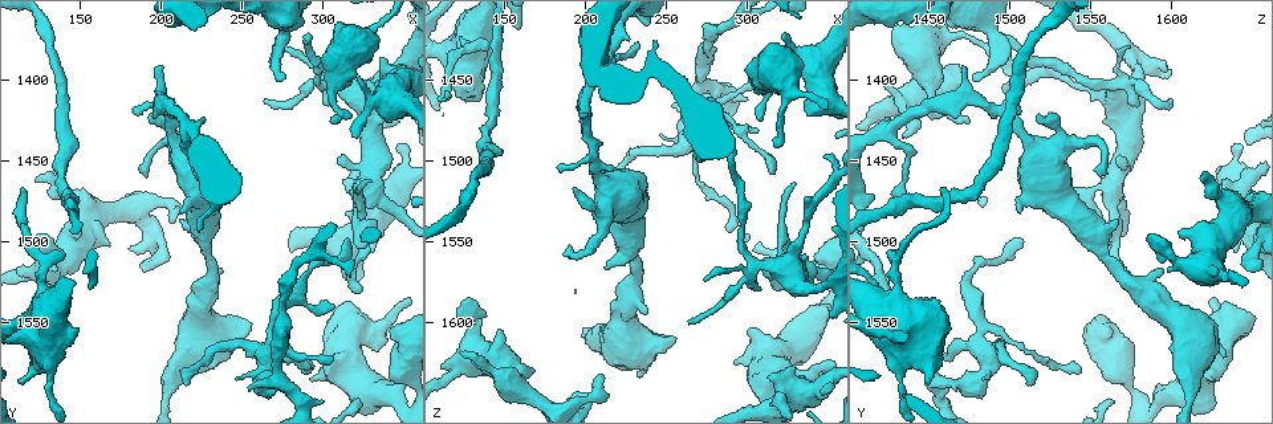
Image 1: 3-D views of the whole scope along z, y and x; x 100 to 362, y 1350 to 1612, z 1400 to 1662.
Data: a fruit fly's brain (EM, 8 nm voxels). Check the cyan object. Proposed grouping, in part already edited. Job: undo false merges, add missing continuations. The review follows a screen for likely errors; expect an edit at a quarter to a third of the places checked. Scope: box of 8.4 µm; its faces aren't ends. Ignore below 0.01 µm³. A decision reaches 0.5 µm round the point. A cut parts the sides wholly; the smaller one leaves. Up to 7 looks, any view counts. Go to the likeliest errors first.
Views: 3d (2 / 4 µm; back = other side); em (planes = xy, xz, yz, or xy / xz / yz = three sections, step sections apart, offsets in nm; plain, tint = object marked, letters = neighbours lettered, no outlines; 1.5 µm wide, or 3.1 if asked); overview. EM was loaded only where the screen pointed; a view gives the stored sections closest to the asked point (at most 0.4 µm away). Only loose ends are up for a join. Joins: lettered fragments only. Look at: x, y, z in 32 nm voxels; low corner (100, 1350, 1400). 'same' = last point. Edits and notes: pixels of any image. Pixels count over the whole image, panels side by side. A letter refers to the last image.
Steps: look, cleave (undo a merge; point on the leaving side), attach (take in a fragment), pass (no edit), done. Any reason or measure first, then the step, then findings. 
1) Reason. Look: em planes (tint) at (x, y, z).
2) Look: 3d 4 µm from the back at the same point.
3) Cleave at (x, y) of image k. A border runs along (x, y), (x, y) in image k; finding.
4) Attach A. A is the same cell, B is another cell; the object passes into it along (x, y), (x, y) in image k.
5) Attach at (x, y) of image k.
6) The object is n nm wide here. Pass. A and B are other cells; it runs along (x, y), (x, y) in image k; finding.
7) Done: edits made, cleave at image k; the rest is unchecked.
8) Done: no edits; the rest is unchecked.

Branch stops here. Look: 3d 2 µm at (276, 1400, 1478).

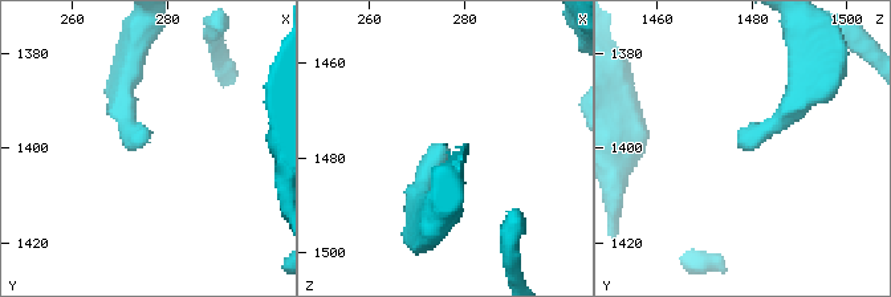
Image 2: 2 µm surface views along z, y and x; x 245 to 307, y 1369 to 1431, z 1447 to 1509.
Look: em planes (letters) at (277, 1399, 1478).

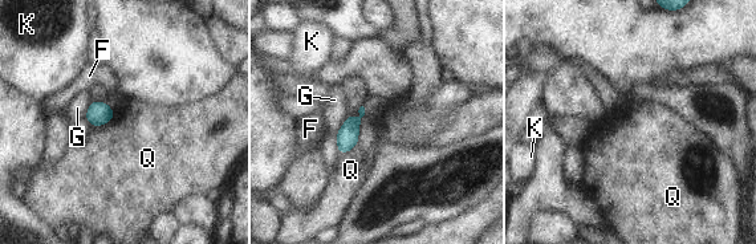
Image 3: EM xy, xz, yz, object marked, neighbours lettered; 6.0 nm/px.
The longest contact is with Q, 180 nm. Pass. F, G, K and Q are other cells; a border runs along (116, 113), (108, 122), (90, 126) in image 3; none of them fits.

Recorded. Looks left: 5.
Thin end. Look: 3d 4 µm at (324, 1398, 1422).

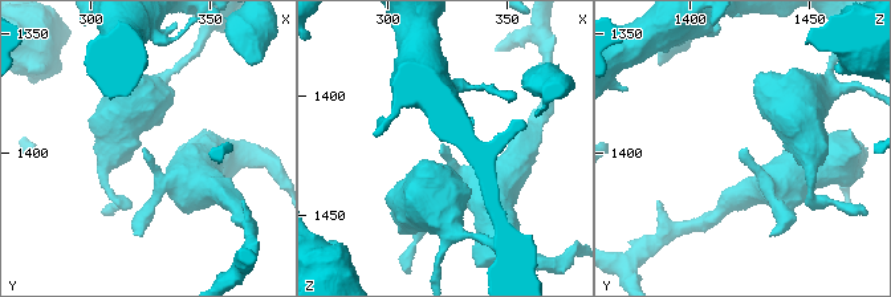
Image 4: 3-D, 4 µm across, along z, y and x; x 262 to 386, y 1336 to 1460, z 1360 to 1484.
Now the EM. Look: em planes (letters) at (323, 1397, 1423).

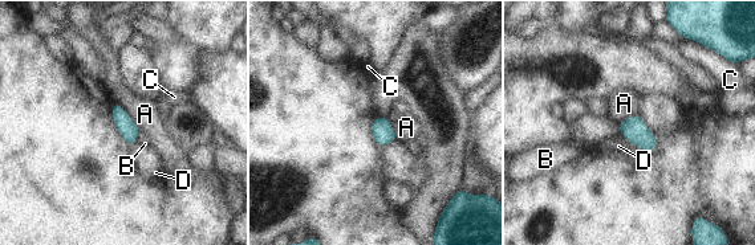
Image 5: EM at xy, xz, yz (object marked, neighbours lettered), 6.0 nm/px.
The longest contact is with A, 240 nm. Pass. A, B, C and D are other cells; none of them fits.

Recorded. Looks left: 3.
Look: 3d 4 µm at (346, 1404, 1498).

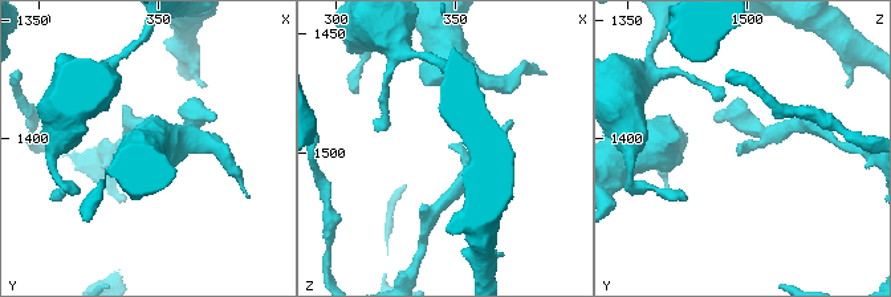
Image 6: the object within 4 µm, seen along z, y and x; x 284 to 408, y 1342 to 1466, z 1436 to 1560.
The arms are 160, 220 nm wide; shape alone is not enough. Look: em yz step 4 (tint) at (348, 1405, 1496).

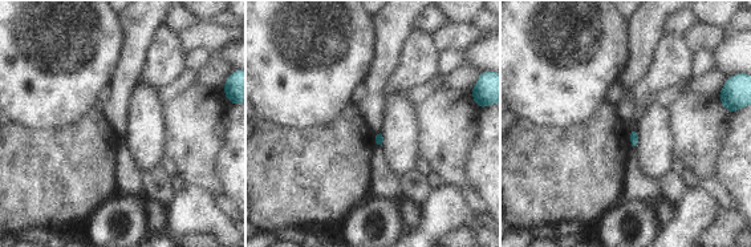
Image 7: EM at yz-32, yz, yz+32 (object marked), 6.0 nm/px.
Look: em planes (letters) at the same point.

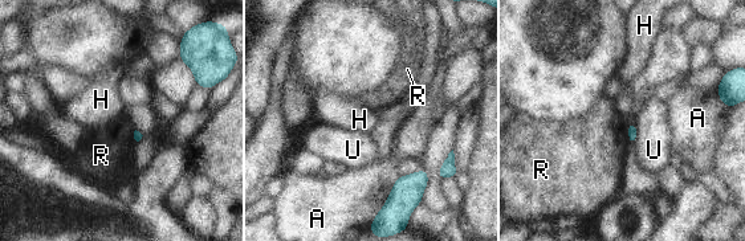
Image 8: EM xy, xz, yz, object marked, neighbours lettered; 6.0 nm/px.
Pass. A, H, R and U are other cells; a border runs along (626, 125), (630, 143) in image 8; no lettered fragment goes on from it.

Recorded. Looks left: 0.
Done: no edits; the rest is unchecked.

